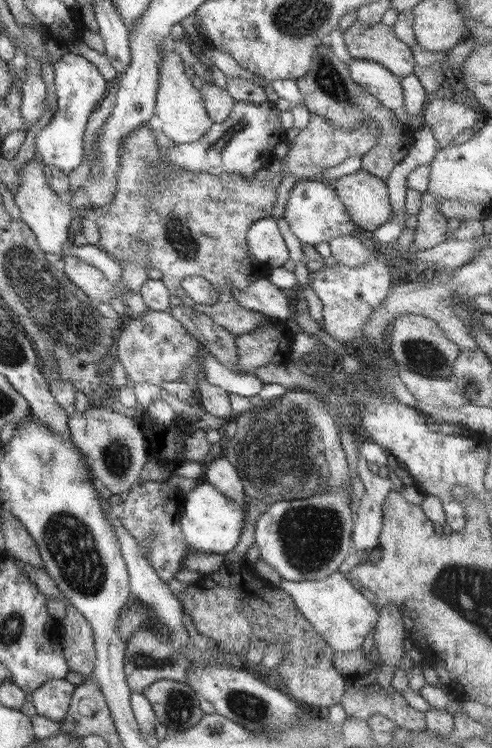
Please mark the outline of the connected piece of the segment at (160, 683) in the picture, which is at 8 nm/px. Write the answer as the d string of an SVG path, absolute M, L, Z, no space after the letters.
M156 680L150 684L142 694L150 701L158 722L166 725L169 732L182 731L196 726L200 719L205 715L200 708L200 693L196 693L188 683L176 680Z

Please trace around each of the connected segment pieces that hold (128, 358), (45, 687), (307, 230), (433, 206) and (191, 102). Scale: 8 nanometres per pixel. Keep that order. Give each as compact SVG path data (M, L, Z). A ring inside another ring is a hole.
M148 310L145 314L141 314L135 319L129 319L120 328L114 345L114 354L117 355L126 377L128 384L119 389L117 400L126 408L135 409L138 402L134 394L134 383L147 382L160 386L164 382L174 382L180 380L186 365L190 365L192 361L198 361L200 369L206 372L204 368L202 353L199 347L205 347L198 343L181 324L180 320L176 320L169 311L156 312Z
M50 679L30 693L38 715L61 722L65 719L75 685L67 679Z
M297 180L288 194L283 218L288 222L290 230L300 239L300 242L313 246L319 242L330 242L330 239L336 235L354 236L356 229L354 220L342 206L336 190L321 180Z
M421 192L421 201L413 242L418 250L428 250L447 240L448 219L440 212L441 201L434 193Z
M170 39L164 41L162 60L159 63L160 85L156 95L155 112L160 121L160 128L175 144L196 142L203 134L212 128L212 119L206 112L200 89L192 85L192 79L185 74L186 65L174 47L170 46Z

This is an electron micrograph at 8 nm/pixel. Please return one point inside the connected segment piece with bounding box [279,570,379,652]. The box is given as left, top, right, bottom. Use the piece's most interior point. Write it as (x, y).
(339, 612)

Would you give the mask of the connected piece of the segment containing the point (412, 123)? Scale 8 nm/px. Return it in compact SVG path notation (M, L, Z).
M360 58L350 59L347 66L354 82L362 85L382 105L394 111L398 120L412 132L419 131L419 127L425 124L424 114L415 119L406 112L401 80L395 72L384 68L382 64L378 64L374 60Z

